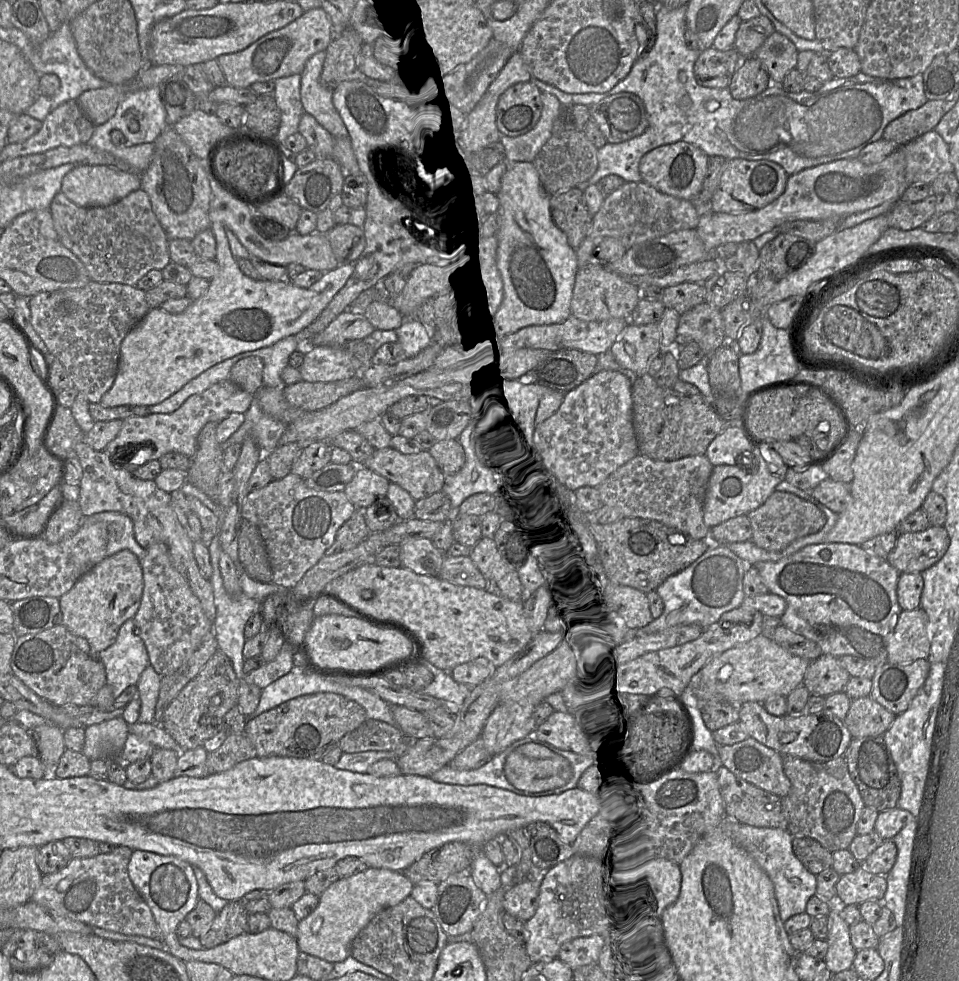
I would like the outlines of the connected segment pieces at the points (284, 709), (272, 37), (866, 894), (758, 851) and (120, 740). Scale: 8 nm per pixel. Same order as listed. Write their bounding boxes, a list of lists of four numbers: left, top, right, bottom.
[[244,692,367,760],[216,7,334,88],[836,866,886,905],[725,815,817,923],[82,716,129,760]]

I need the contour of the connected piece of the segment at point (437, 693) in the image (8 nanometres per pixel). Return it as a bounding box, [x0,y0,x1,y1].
[423,670,472,707]

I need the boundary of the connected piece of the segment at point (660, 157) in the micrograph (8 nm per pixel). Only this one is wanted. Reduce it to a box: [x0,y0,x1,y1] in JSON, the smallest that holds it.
[639,141,708,201]

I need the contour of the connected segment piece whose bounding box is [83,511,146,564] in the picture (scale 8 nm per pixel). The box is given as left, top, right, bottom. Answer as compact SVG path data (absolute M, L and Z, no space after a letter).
M99 512L83 520L87 522L101 522L107 531L107 556L128 549L133 552L141 564L146 555L146 549L143 548L136 540L134 534L134 525L131 518L120 512Z

